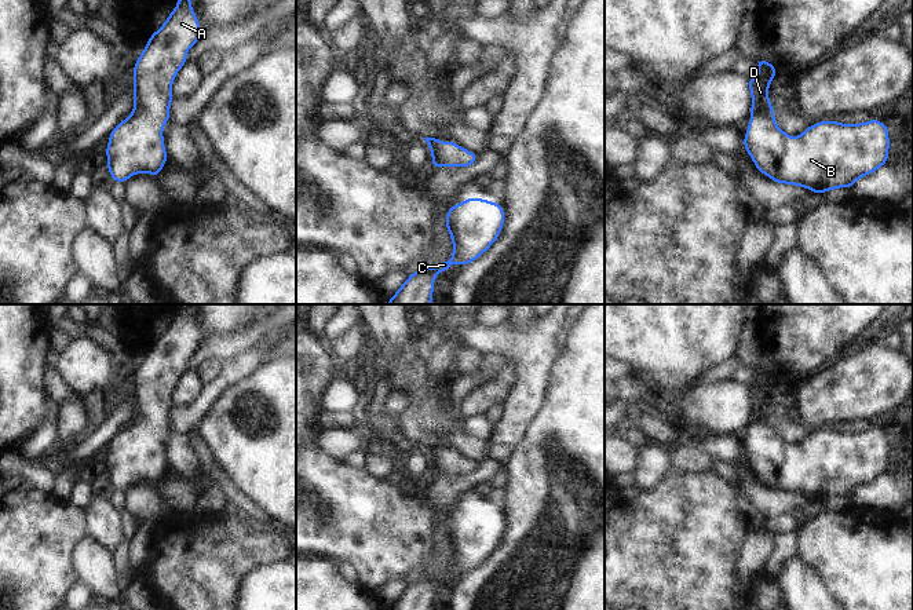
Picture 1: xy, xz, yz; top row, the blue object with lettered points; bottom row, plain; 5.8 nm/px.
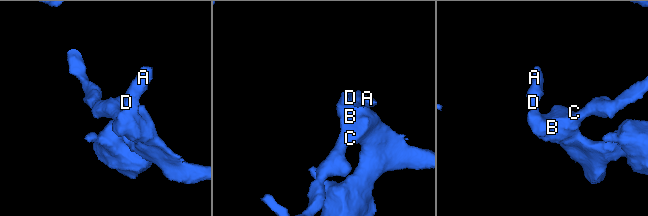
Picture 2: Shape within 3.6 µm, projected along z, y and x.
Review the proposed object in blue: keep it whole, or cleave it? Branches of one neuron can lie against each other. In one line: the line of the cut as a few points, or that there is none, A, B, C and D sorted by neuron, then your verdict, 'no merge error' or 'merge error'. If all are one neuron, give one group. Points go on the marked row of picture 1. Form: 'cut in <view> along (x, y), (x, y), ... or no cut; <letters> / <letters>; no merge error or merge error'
no cut; A B C D; no merge error

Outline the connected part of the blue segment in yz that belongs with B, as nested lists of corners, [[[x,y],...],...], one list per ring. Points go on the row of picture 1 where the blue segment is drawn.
[[[757,61],[757,74],[749,78],[752,110],[744,146],[756,168],[774,182],[825,193],[851,187],[887,162],[888,129],[879,120],[862,124],[823,120],[797,138],[788,136],[775,124],[767,95],[775,67]]]

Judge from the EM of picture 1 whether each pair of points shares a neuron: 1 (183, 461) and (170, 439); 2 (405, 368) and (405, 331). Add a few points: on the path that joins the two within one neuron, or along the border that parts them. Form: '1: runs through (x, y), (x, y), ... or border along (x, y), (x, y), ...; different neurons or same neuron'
1: runs through (181, 456), (175, 445); same neuron
2: border along (413, 336), (394, 354), (384, 354), (376, 343); different neurons

